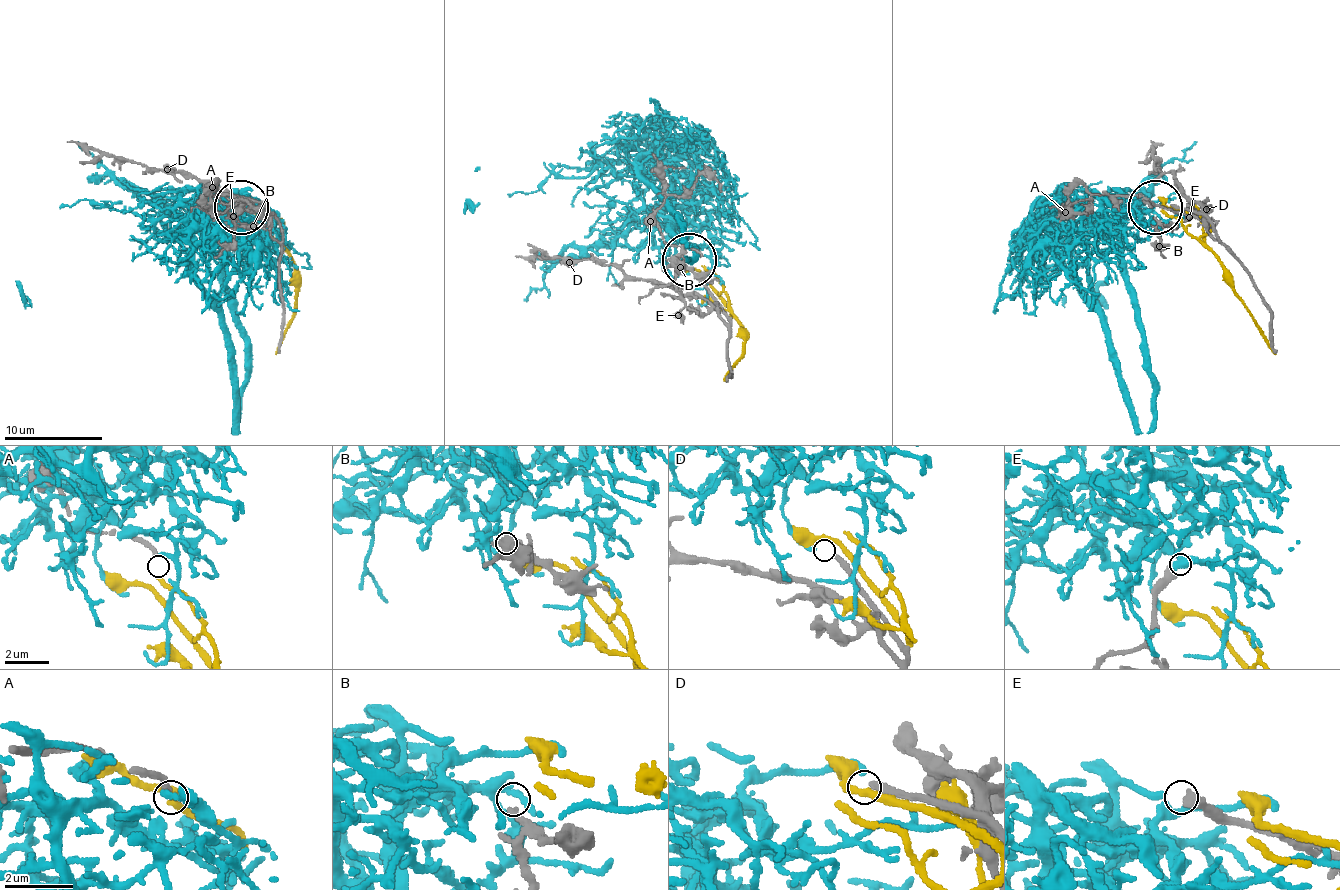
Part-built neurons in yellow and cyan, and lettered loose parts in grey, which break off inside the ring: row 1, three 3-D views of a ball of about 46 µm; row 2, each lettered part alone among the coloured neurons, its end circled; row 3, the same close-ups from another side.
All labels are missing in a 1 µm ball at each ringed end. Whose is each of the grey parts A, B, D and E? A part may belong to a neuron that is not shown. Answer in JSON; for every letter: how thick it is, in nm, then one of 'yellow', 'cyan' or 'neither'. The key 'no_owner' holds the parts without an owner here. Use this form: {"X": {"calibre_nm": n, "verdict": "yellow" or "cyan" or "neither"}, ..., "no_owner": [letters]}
{"A": {"calibre_nm": 180, "verdict": "yellow"}, "B": {"calibre_nm": 140, "verdict": "neither"}, "D": {"calibre_nm": 220, "verdict": "neither"}, "E": {"calibre_nm": 400, "verdict": "cyan"}, "no_owner": ["B", "D"]}

